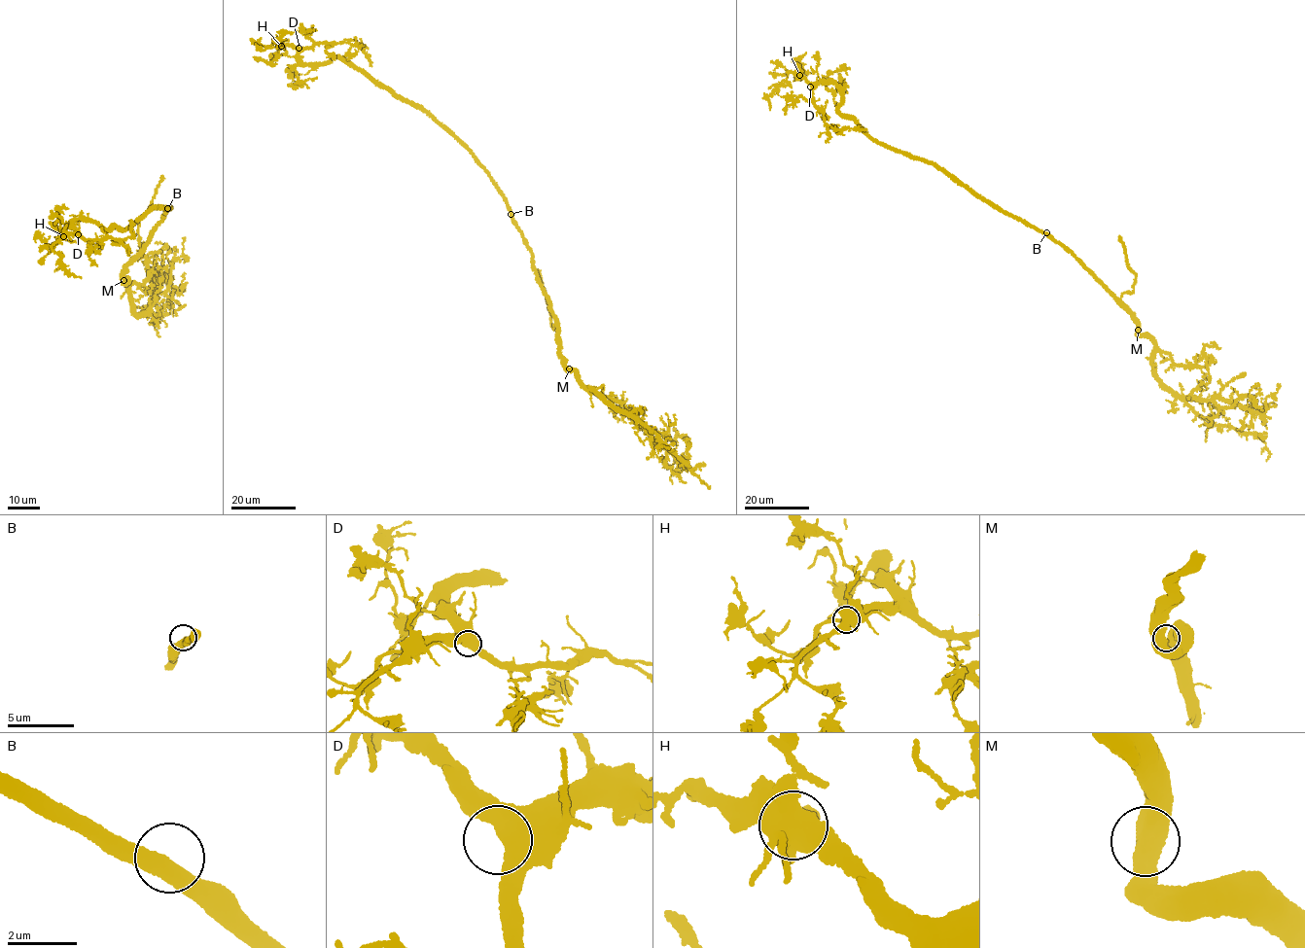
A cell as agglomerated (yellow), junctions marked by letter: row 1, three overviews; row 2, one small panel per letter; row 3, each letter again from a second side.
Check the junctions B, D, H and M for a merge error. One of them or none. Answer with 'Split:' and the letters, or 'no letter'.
Split: no letter

